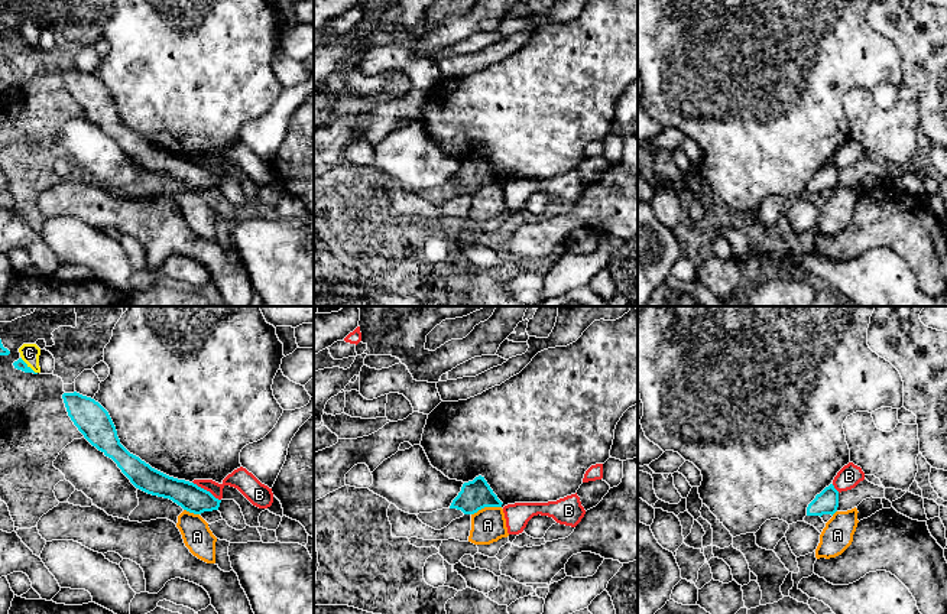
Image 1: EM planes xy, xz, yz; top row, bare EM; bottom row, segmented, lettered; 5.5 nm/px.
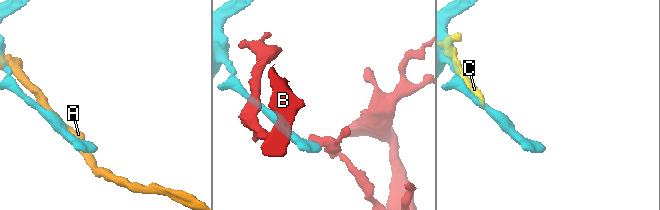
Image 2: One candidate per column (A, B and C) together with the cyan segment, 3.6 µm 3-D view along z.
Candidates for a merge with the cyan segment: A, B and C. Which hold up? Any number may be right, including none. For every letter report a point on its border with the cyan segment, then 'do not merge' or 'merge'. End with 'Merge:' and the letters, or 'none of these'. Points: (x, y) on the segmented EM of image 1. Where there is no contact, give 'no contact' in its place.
A: contact xz (486, 506); do not merge
B: contact xy (206, 490); do not merge
C: contact xy (29, 367); do not merge
Merge: none of these

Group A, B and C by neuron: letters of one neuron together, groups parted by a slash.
A / B / C

